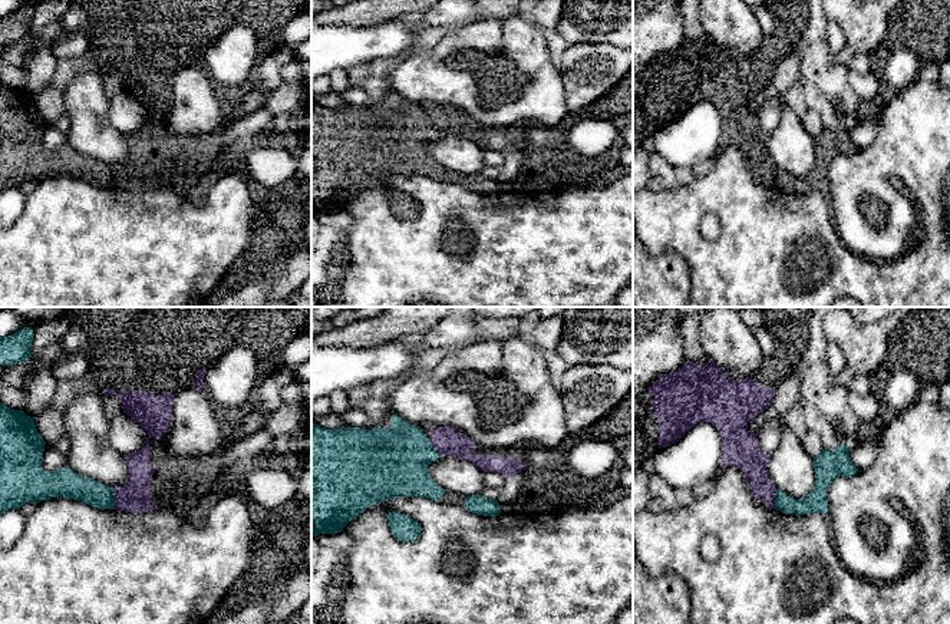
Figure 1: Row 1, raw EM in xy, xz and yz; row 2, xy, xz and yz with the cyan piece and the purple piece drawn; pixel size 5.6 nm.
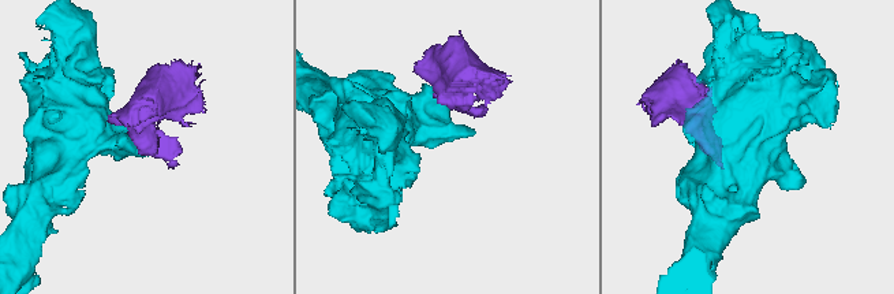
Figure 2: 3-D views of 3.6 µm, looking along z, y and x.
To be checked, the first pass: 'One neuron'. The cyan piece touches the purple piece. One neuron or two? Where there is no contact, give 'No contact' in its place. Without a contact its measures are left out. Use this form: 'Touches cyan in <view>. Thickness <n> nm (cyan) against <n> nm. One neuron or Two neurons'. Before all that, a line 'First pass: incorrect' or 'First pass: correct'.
First pass: correct
Touches cyan in xy. Thickness 140 nm (cyan) against 170 nm. One neuron

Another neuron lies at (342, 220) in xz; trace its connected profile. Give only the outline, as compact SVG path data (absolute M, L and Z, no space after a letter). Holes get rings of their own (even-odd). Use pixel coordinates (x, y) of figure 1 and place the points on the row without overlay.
M343 209L334 212L319 212L316 217L323 227L347 230L353 225L353 218Z

